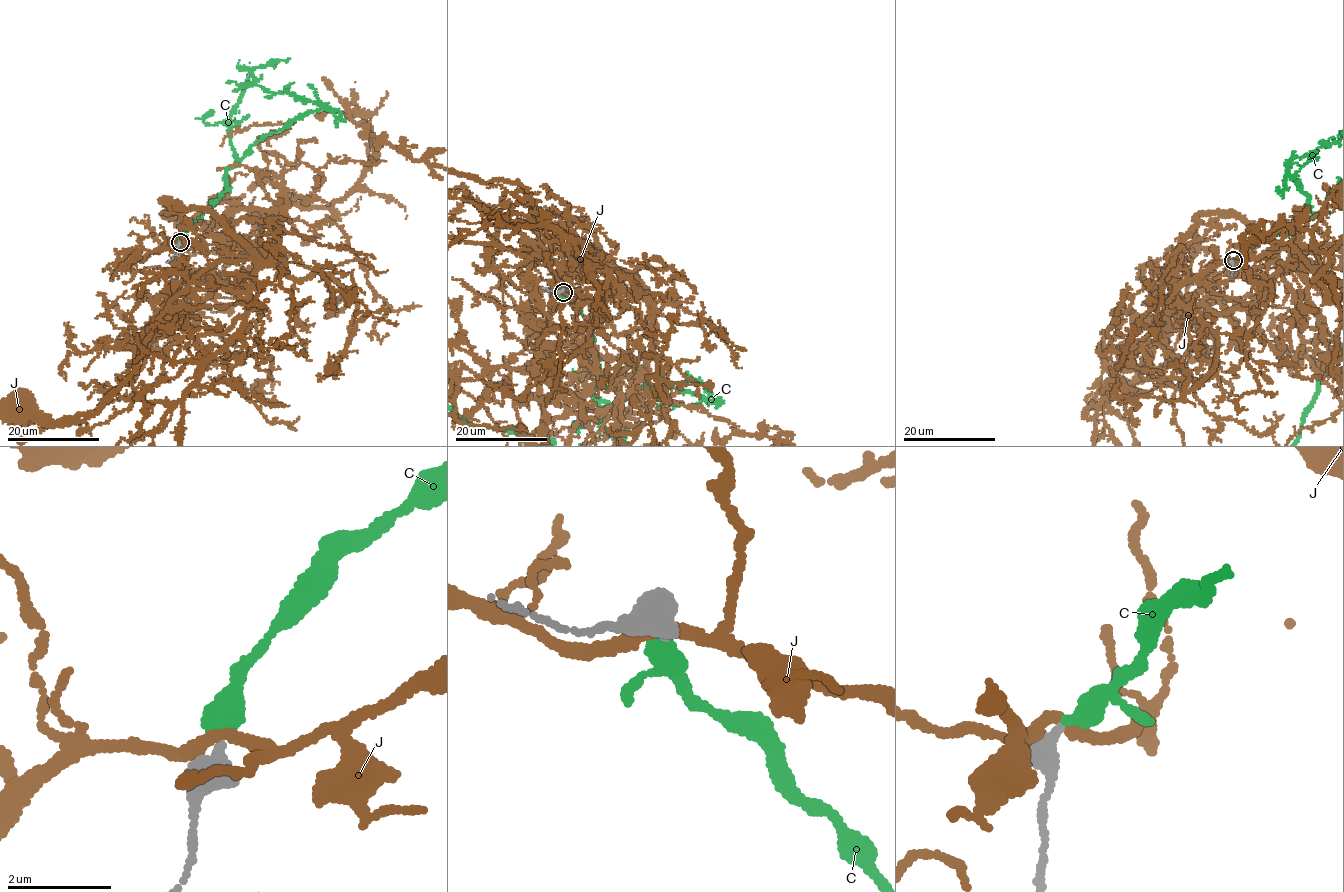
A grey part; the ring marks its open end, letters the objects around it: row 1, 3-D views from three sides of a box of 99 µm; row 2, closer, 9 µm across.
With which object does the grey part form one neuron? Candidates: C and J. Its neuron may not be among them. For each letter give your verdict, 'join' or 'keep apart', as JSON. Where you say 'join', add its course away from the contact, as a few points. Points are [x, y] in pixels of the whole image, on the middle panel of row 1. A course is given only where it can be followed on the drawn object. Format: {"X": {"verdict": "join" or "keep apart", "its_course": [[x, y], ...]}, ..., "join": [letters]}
{"C": {"verdict": "join"}, "J": {"verdict": "keep apart"}, "join": ["C"]}

